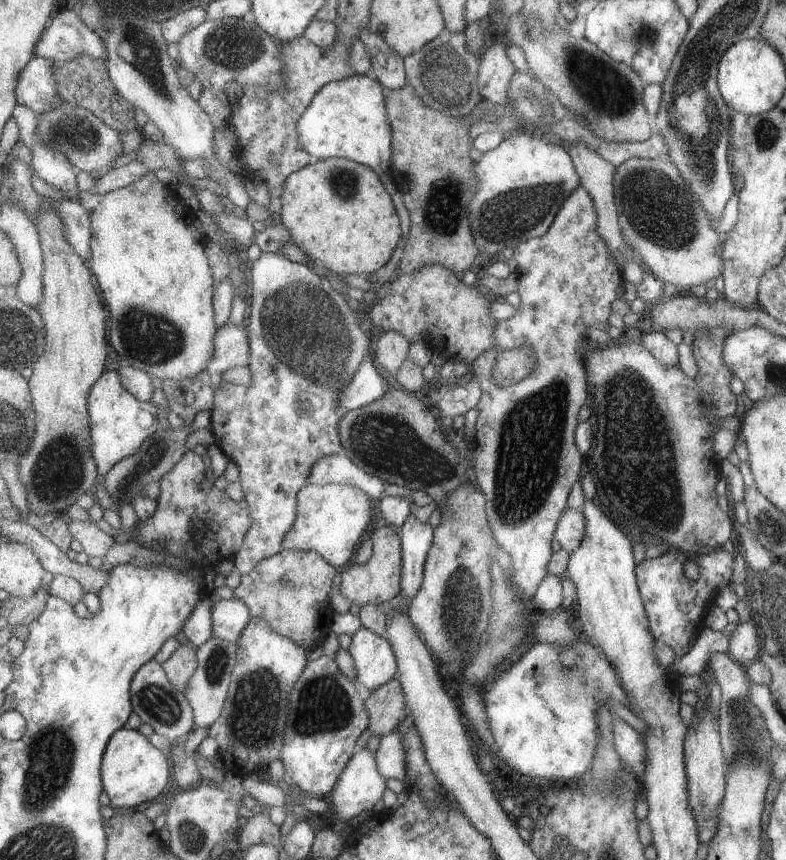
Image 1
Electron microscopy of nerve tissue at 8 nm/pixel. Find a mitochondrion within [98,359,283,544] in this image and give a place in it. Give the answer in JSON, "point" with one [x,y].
{"point":[151,461]}

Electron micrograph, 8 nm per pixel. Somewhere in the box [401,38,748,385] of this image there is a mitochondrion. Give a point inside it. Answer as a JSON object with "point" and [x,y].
{"point":[658,209]}

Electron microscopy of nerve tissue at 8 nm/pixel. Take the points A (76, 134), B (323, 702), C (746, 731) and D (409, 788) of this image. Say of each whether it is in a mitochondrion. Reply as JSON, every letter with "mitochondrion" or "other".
{"A":"mitochondrion","B":"mitochondrion","C":"mitochondrion","D":"other"}

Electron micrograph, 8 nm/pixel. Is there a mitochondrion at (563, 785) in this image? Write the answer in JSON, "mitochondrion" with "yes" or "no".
{"mitochondrion":"no"}

